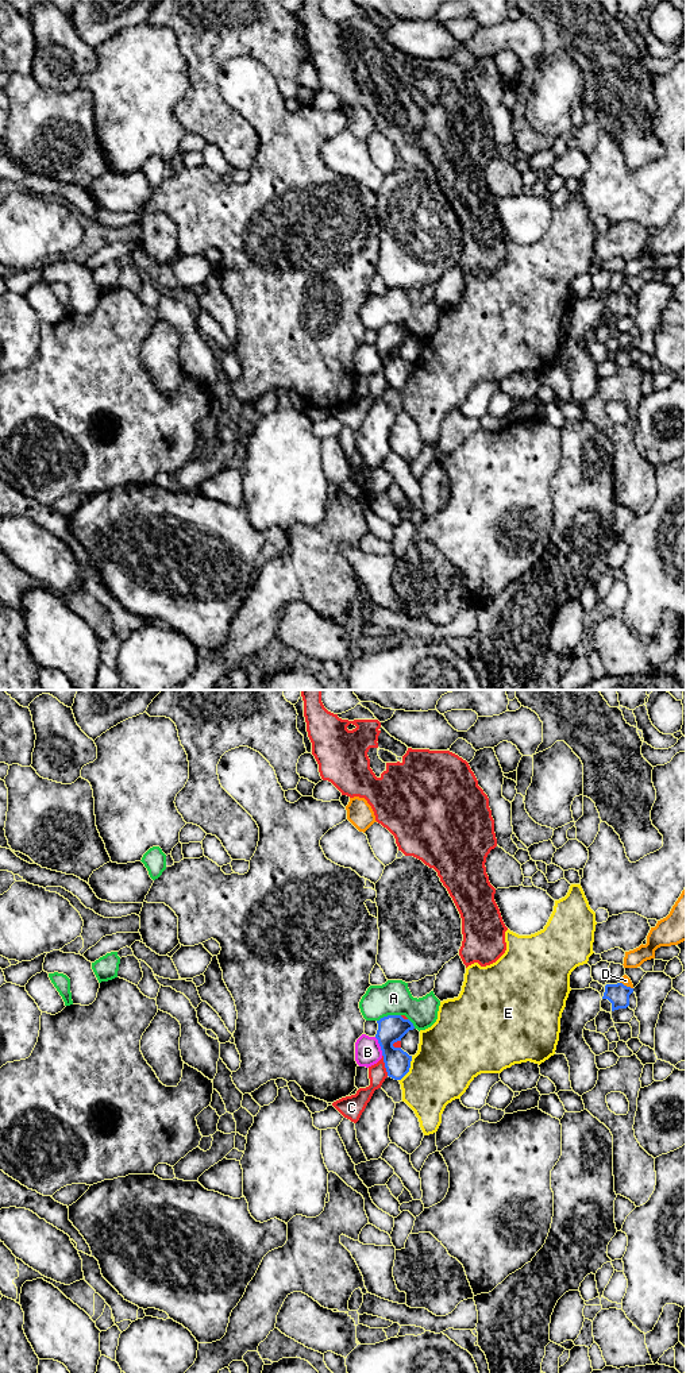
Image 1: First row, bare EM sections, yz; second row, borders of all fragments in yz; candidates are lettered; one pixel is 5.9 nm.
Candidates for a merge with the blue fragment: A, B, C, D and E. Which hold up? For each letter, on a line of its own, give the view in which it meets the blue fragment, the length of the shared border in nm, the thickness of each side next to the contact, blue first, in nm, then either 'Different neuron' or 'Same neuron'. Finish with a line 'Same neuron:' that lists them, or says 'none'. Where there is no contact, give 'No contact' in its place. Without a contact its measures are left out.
A: Touches blue in yz. Shared border 150 nm. Thickness 160 nm (blue) against 200 nm. Different neuron
B: Touches blue in yz. Shared border 120 nm. Thickness 160 nm (blue) against 160 nm. Different neuron
C: Touches blue in yz. Shared border 130 nm. Thickness 160 nm (blue) against 110 nm. Different neuron
D: Touches blue in yz. Shared border 90 nm. Thickness 130 nm (blue) against 60 nm. Different neuron
E: Touches blue in yz. Shared border 170 nm. Thickness 160 nm (blue) against 380 nm. Different neuron
Same neuron: none

